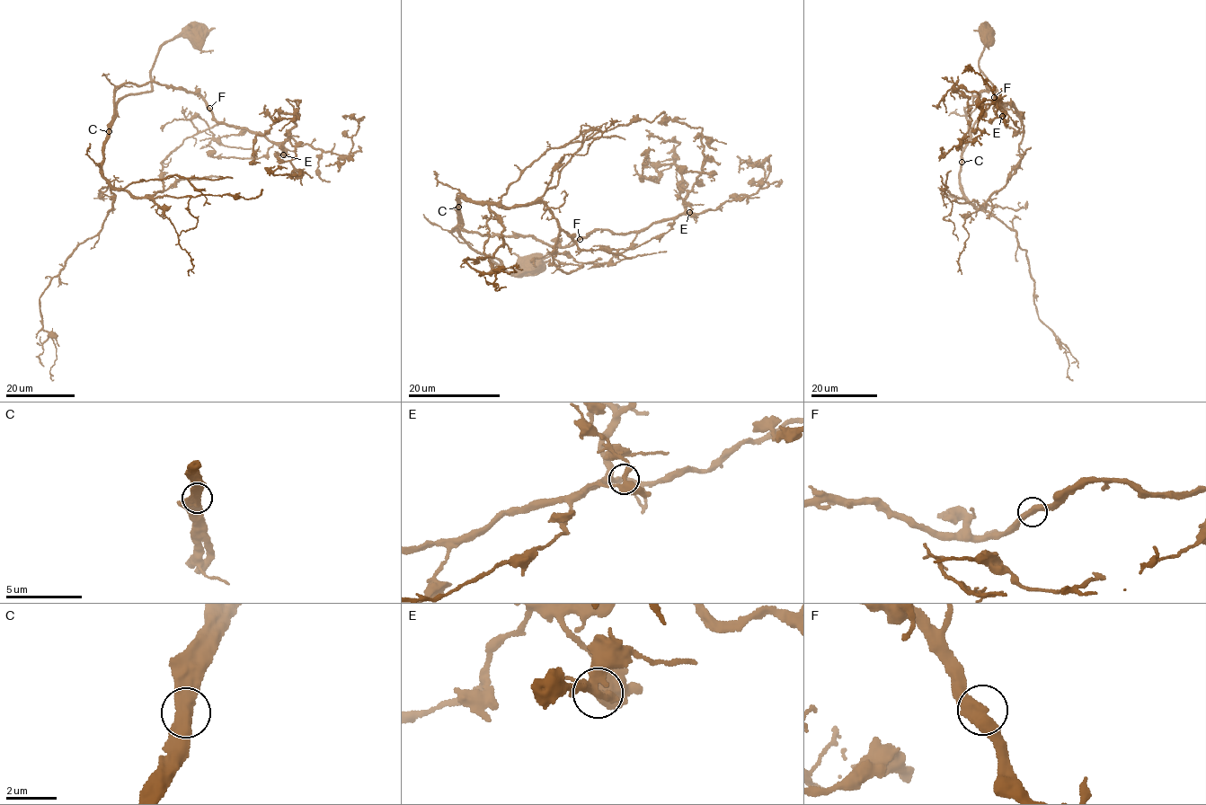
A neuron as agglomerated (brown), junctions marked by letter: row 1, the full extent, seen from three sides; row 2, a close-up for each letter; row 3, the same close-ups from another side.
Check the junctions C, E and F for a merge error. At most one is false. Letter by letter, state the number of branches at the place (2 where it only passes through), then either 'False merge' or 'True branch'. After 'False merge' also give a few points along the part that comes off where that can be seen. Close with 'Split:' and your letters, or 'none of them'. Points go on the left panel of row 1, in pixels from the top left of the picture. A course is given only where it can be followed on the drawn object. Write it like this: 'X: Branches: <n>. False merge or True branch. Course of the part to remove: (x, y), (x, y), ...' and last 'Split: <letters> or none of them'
C: Branches: 2. True branch
E: Branches: 2. True branch
F: Branches: 2. True branch
Split: none of them

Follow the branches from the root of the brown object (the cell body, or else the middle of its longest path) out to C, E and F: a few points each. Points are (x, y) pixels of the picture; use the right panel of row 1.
C: (988, 31), (979, 65), (997, 97), (974, 125), (962, 162)
E: (988, 31), (979, 65), (997, 97), (968, 130), (964, 110), (984, 90), (993, 88), (1002, 116)
F: (988, 31), (979, 65), (997, 97), (968, 130), (964, 110), (972, 98), (992, 87), (994, 97)

